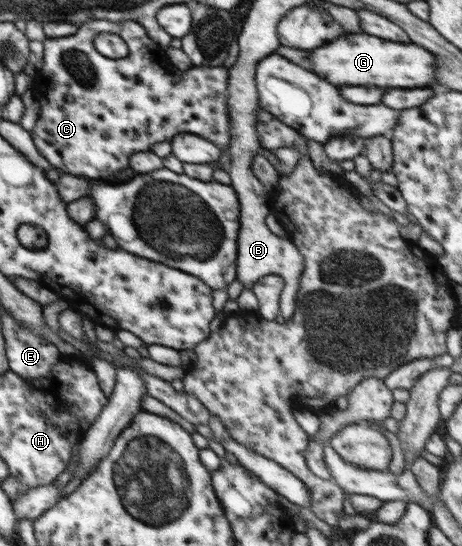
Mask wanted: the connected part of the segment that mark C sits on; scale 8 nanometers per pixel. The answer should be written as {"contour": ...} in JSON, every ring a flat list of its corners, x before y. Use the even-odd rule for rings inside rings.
{"contour":[[91,20,79,26,69,38,45,39,43,67,33,79,32,87,40,111,30,133,37,150,55,170,91,179,109,174,113,176,115,172,130,166,130,155,149,151,153,144,172,139,176,134,199,134,223,151,231,142,231,119,227,104,229,73,228,68,222,66,192,66,186,71,177,69,169,62,165,48,154,43,145,28,134,20],[103,32,122,36,129,54,118,59,99,54,95,50,94,40]]}

